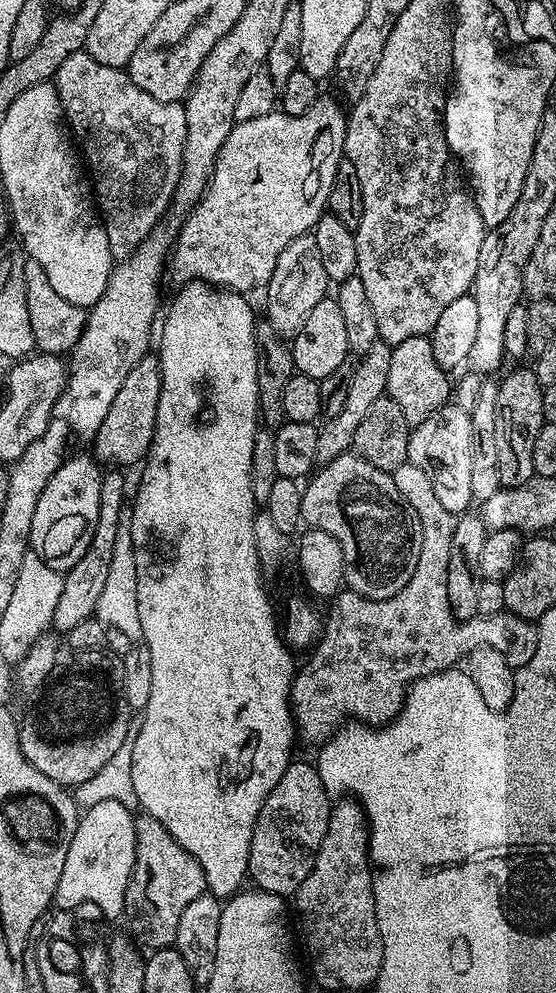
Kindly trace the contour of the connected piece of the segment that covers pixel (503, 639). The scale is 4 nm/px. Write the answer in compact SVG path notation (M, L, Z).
M405 463L398 466L397 469L390 473L394 486L398 486L398 494L402 494L402 498L406 498L406 502L414 510L414 514L418 514L420 519L420 529L422 530L422 550L418 554L418 566L414 566L414 574L410 574L410 582L406 582L406 586L402 586L402 590L398 590L398 594L394 594L390 598L382 598L381 600L366 600L362 594L351 590L341 590L331 597L328 608L328 616L323 617L322 631L320 639L316 641L311 649L308 661L304 665L295 669L292 677L292 718L296 721L296 730L301 741L304 740L313 746L319 746L332 737L334 729L341 723L340 716L348 716L349 721L359 722L369 726L383 726L391 724L396 719L401 708L404 706L404 697L406 689L416 680L426 678L435 672L445 672L450 666L456 666L463 661L464 657L470 654L470 650L474 650L478 646L494 646L494 650L498 650L498 654L502 654L502 658L506 658L506 662L510 662L513 669L519 670L526 666L526 662L530 662L530 658L534 658L534 650L538 650L538 642L540 641L540 629L535 623L521 616L515 616L507 610L499 610L493 616L484 616L485 614L477 614L471 620L457 621L456 615L448 611L448 595L446 594L446 570L439 563L436 565L436 556L447 558L450 554L450 538L454 538L454 526L456 525L456 516L450 510L446 510L446 506L442 506L438 494L434 494L434 482L430 482L430 478L426 478L426 474L419 466Z

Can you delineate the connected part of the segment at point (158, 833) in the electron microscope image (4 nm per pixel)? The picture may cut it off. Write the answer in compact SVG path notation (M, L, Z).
M147 814L137 815L134 868L126 886L123 911L132 927L131 935L144 948L148 947L148 950L173 947L182 910L186 910L186 906L190 906L194 898L205 895L205 892L204 871L202 866L198 866L196 859L182 850L182 846L178 846L178 842L162 826L162 822Z

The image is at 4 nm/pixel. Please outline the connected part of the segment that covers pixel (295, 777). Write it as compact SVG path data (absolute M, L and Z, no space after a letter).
M293 762L288 765L282 778L278 778L278 786L274 786L274 790L270 790L264 799L252 828L248 876L259 891L285 898L295 897L314 866L318 846L322 846L322 838L326 834L332 805L330 793L326 786L322 786L315 763Z

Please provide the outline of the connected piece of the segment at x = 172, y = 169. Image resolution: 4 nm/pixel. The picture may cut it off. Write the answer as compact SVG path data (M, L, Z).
M87 50L70 54L70 58L58 66L54 83L67 127L86 161L94 196L102 209L110 250L117 261L122 261L142 246L145 238L165 219L172 207L172 195L176 192L184 161L186 110L183 103L158 102L158 98L150 98L146 90L134 86L124 68L102 66L102 62L98 62Z

